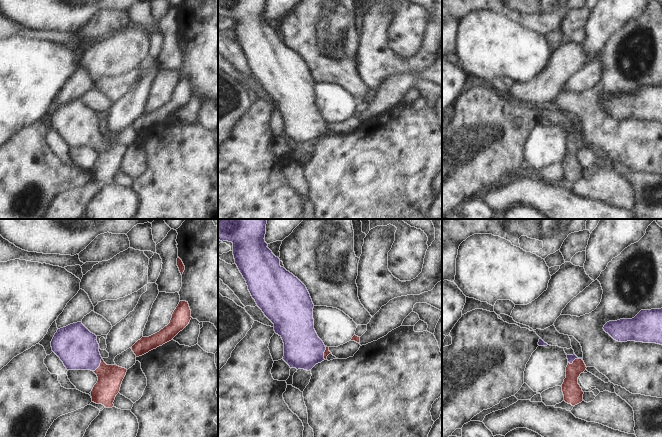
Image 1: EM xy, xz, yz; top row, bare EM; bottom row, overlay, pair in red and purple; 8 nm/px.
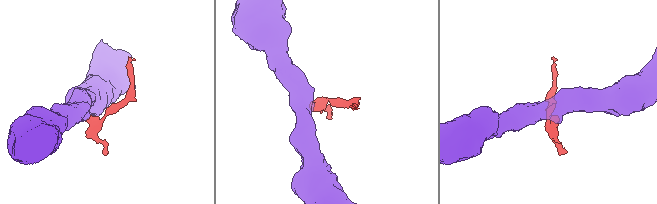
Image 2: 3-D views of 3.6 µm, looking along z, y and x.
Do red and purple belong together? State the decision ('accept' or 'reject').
accept

